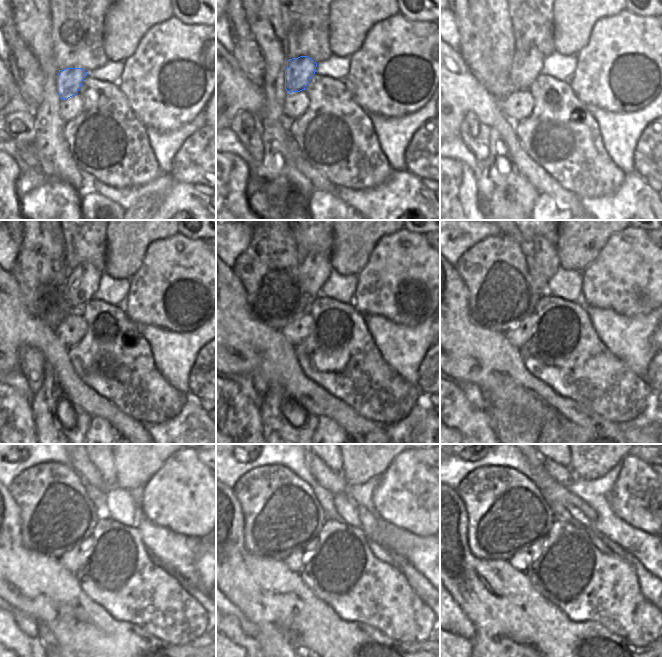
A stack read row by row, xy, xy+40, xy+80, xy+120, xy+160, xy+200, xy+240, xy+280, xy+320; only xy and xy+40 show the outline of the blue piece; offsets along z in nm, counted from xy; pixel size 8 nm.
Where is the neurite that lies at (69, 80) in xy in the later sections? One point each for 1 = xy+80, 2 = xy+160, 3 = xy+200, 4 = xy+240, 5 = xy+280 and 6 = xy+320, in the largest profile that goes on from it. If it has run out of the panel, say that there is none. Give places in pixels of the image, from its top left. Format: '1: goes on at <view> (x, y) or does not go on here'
1: goes on at xy+80 (526, 65)
2: goes on at xy+160 (313, 271)
3: goes on at xy+200 (542, 265)
4: goes on at xy+240 (105, 464)
5: goes on at xy+280 (336, 464)
6: goes on at xy+320 (566, 464)

